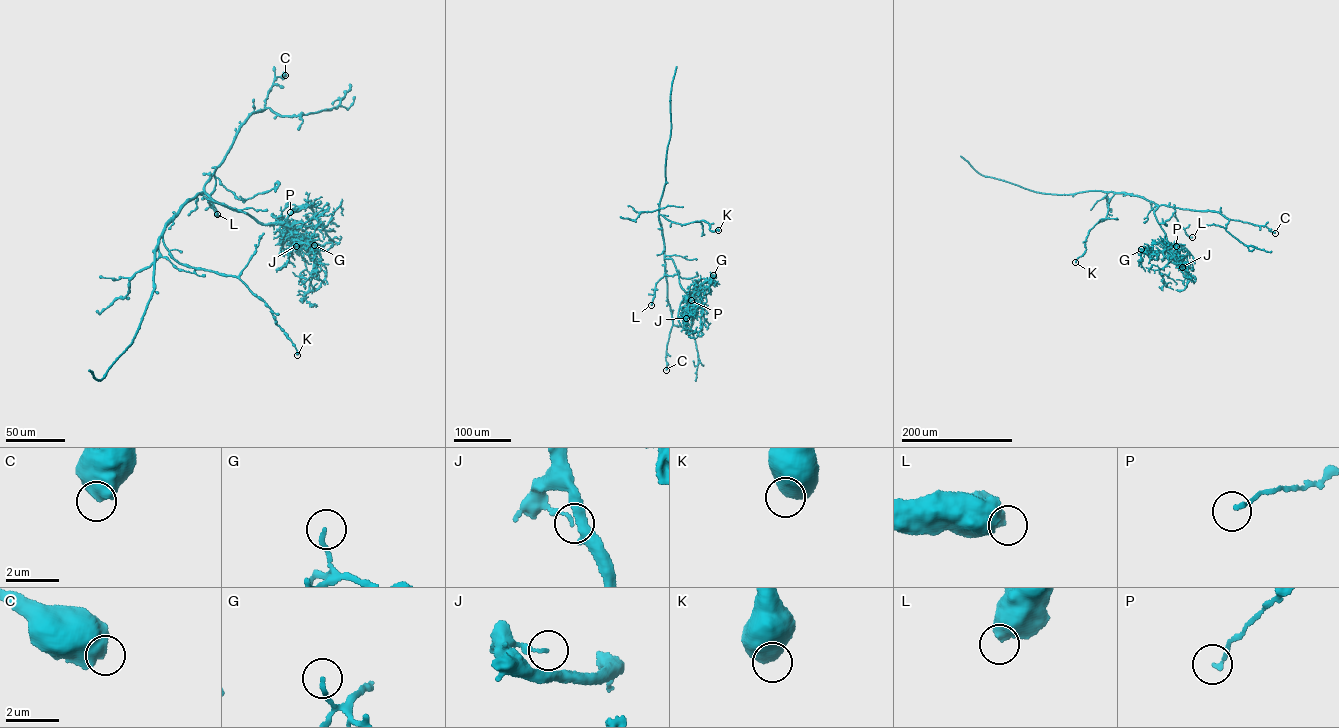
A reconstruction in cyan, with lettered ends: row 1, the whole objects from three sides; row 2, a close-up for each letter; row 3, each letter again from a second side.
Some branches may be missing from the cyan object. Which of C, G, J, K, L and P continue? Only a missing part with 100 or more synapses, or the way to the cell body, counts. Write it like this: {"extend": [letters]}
{"extend": []}

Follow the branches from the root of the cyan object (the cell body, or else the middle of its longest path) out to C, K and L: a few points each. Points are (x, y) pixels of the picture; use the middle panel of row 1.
C: (661, 228), (673, 322), (666, 349), (666, 370)
K: (661, 228), (659, 214), (682, 224), (703, 220), (709, 223), (709, 230), (718, 230)
L: (661, 228), (665, 272), (656, 284), (651, 305)

